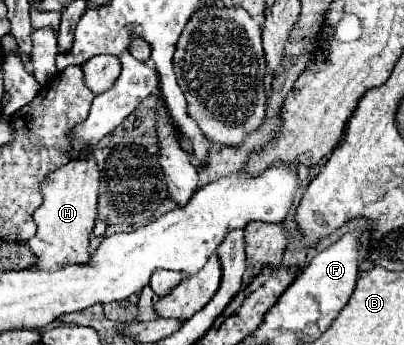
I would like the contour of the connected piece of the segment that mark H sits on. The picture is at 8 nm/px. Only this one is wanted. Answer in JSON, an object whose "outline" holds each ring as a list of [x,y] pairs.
{"outline":[[[84,156],[84,160],[70,160],[66,166],[52,172],[48,184],[44,184],[44,202],[34,212],[38,232],[28,240],[28,248],[36,258],[32,268],[44,270],[46,266],[88,264],[92,260],[88,246],[96,222],[98,178],[98,166],[92,156]]]}

